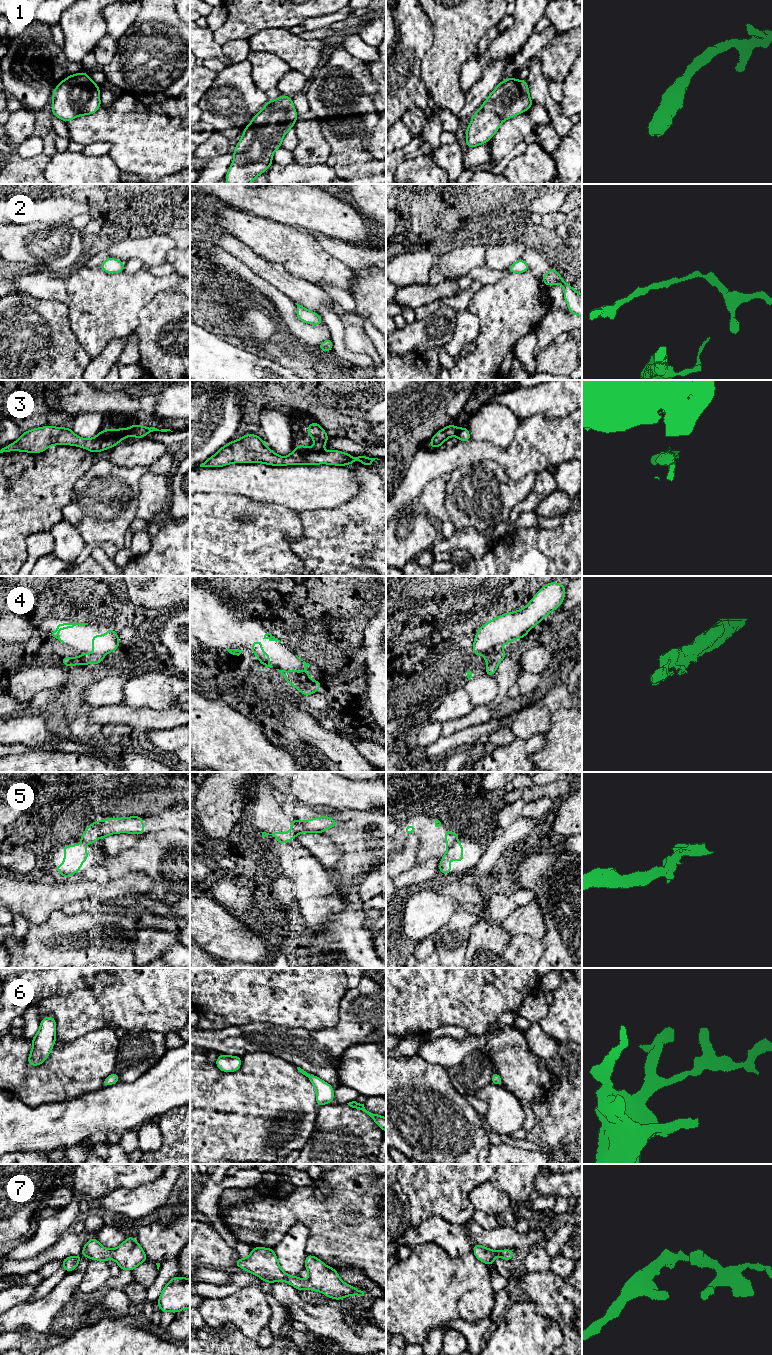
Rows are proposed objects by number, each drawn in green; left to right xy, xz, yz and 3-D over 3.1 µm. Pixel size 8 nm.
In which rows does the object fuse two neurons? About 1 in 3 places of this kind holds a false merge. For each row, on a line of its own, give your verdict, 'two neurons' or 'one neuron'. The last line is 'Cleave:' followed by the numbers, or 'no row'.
1: one neuron
2: one neuron
3: two neurons
4: one neuron
5: two neurons
6: one neuron
7: one neuron
Cleave: 3, 5

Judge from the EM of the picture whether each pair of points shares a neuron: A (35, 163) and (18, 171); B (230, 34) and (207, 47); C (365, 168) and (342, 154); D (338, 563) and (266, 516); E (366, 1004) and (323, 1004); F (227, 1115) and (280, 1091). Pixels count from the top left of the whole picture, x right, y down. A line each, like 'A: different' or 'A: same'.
A: same
B: different
C: same
D: different
E: different
F: same

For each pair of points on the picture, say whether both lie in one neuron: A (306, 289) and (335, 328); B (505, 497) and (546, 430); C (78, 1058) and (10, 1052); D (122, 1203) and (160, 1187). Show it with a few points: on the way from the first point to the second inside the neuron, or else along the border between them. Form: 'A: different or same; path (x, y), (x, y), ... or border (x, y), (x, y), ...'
A: different; border (332, 309), (323, 307), (318, 313)
B: different; border (498, 465), (513, 480), (530, 472), (536, 474)
C: same; path (61, 1071), (29, 1071), (27, 1069)
D: same; path (131, 1203), (141, 1202), (151, 1196)

